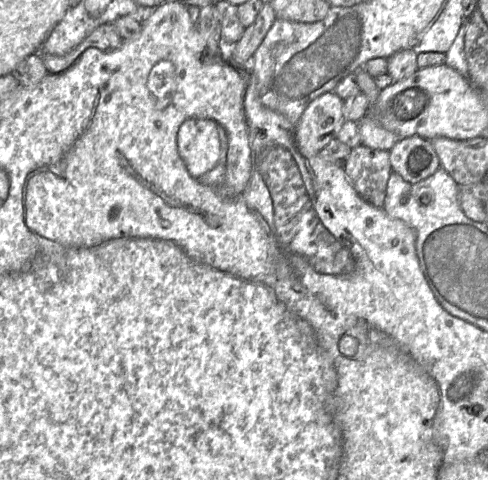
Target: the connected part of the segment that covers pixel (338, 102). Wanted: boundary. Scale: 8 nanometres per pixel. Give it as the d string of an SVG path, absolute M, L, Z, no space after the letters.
M334 92L313 100L295 125L294 139L305 155L318 154L337 137L344 122L344 100Z

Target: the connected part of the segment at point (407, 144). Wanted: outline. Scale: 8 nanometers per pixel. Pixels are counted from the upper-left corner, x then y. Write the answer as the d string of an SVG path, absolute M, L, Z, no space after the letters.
M419 136L400 139L389 151L392 171L409 183L418 183L440 167L439 156L431 141Z

